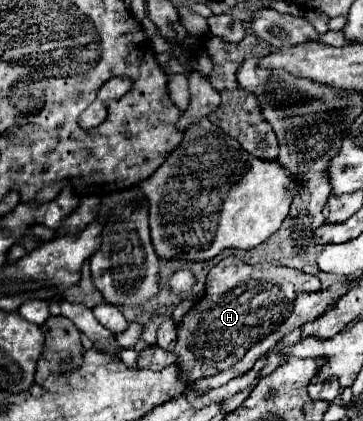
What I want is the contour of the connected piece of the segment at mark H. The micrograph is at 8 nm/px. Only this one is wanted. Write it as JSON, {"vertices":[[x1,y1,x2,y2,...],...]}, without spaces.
{"vertices":[[226,257,210,269,204,297,182,317,176,347,172,351,162,351,158,345,150,345,138,353,136,365,138,369,178,365,180,379,188,385,200,377,216,375,238,363,254,343,270,335,274,325,288,319,298,293,312,291,320,291,320,281,314,275,270,263,246,265,236,257]]}

